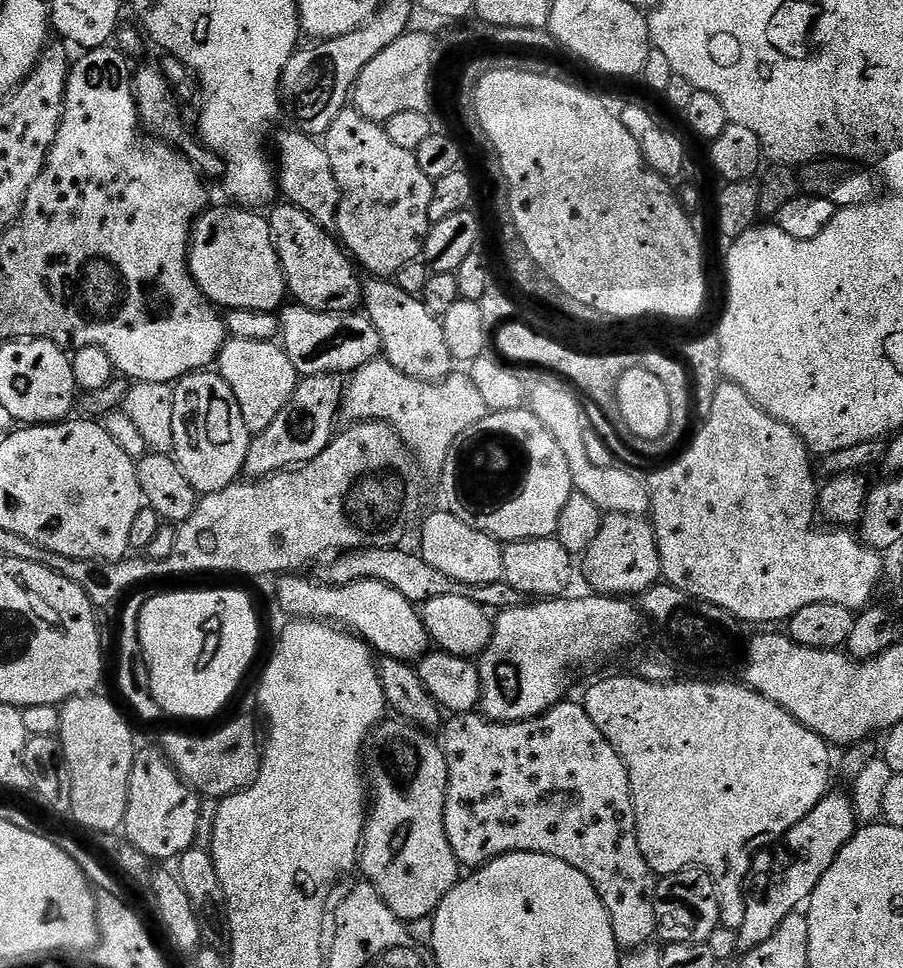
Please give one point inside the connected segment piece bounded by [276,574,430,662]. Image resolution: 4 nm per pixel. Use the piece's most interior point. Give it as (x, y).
(385, 620)

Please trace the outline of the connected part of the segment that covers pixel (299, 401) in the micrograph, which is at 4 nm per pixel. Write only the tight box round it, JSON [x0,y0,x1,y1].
[243,375,345,478]

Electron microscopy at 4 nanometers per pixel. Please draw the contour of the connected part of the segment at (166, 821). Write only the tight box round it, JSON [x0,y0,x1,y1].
[123,747,201,861]

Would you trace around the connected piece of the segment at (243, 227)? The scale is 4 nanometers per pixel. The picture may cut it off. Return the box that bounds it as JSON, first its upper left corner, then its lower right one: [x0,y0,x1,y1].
[188,206,286,313]

